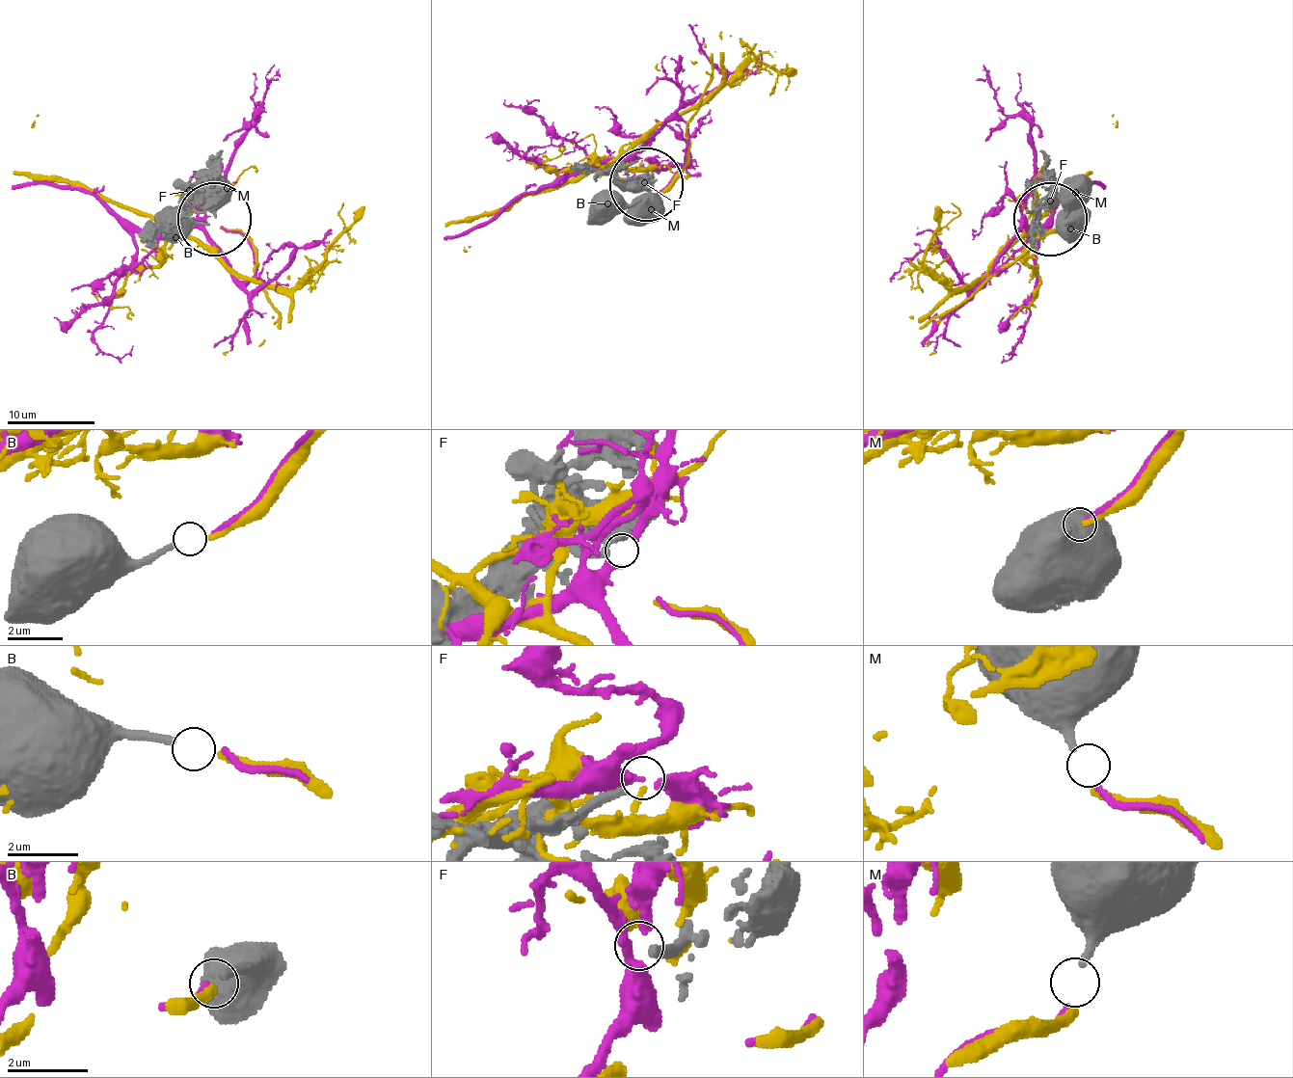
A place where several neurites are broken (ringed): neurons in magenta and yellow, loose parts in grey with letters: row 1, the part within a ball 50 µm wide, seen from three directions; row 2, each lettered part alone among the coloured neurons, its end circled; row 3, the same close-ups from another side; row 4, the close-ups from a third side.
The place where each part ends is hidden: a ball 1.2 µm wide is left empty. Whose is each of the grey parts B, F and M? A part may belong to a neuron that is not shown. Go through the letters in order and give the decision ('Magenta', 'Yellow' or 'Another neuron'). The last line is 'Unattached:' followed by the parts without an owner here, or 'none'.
B: Yellow
F: Another neuron
M: Magenta
Unattached: F

